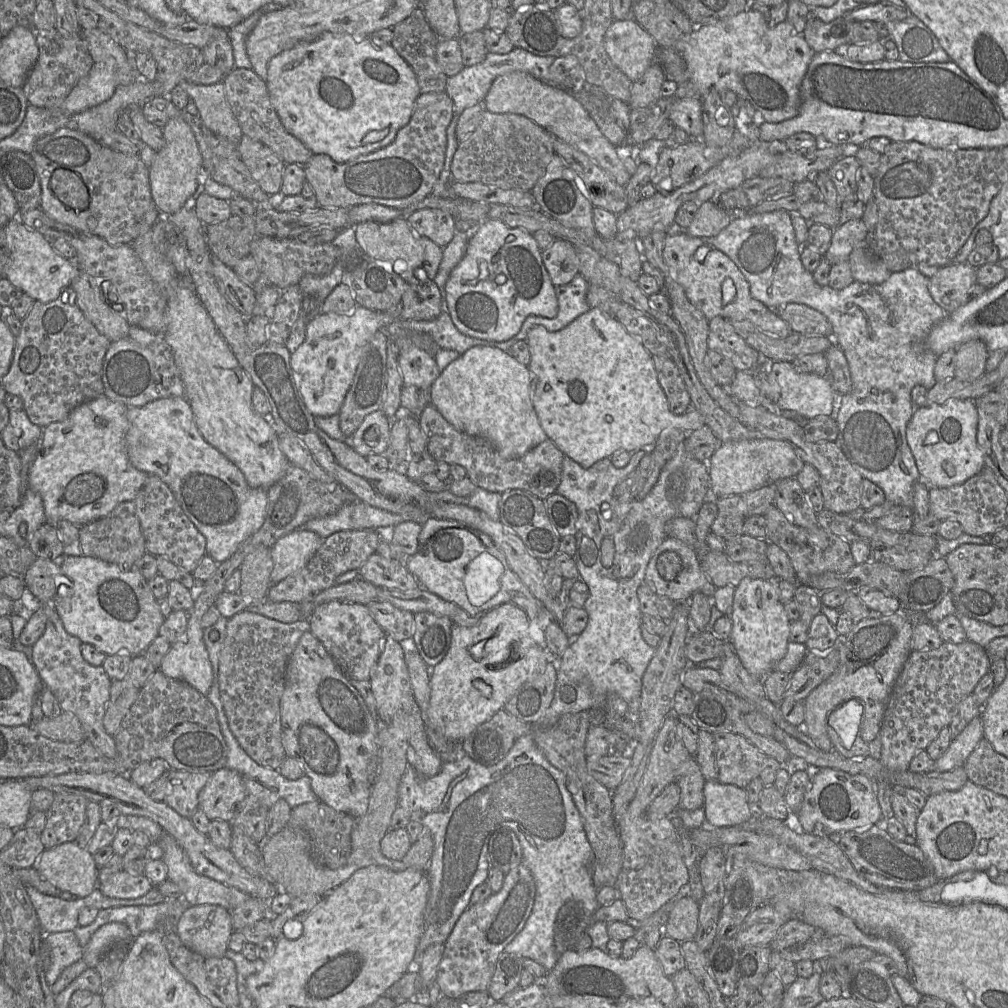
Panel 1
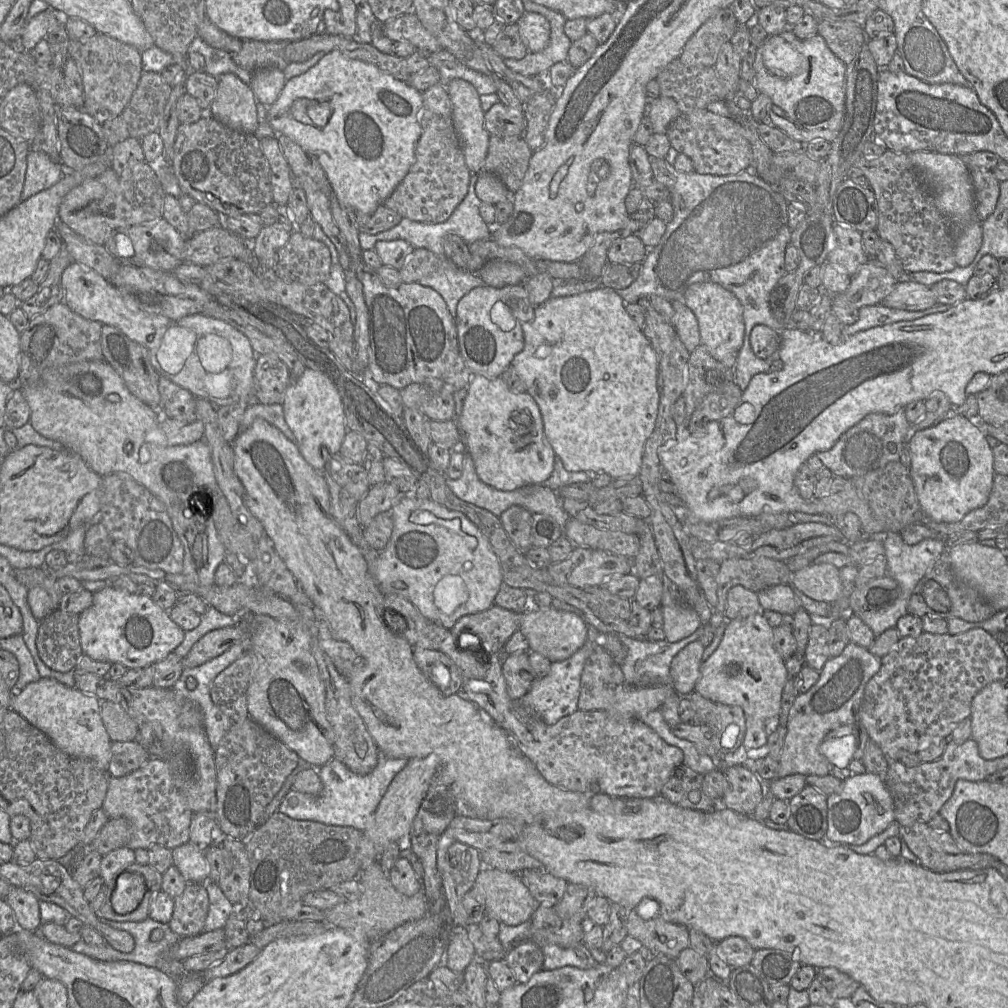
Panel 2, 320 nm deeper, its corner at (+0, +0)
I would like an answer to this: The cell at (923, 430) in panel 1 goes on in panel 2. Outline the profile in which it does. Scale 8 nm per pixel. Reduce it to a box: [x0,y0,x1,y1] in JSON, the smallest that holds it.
[908,415,995,522]

